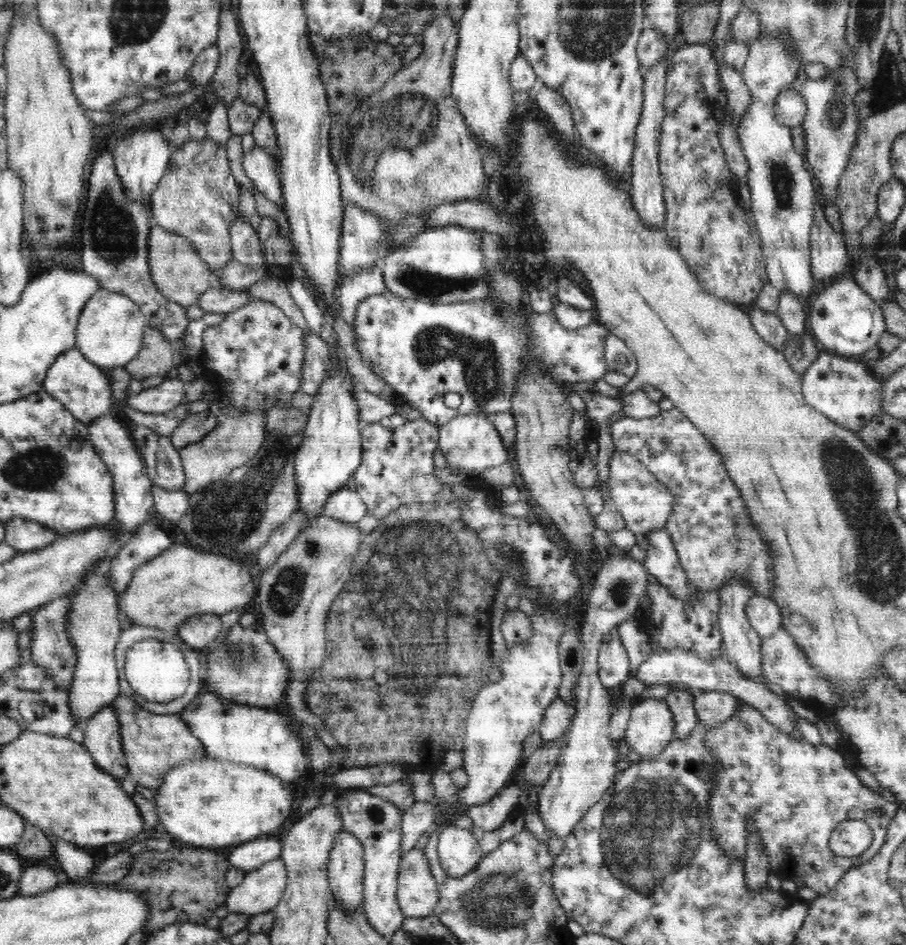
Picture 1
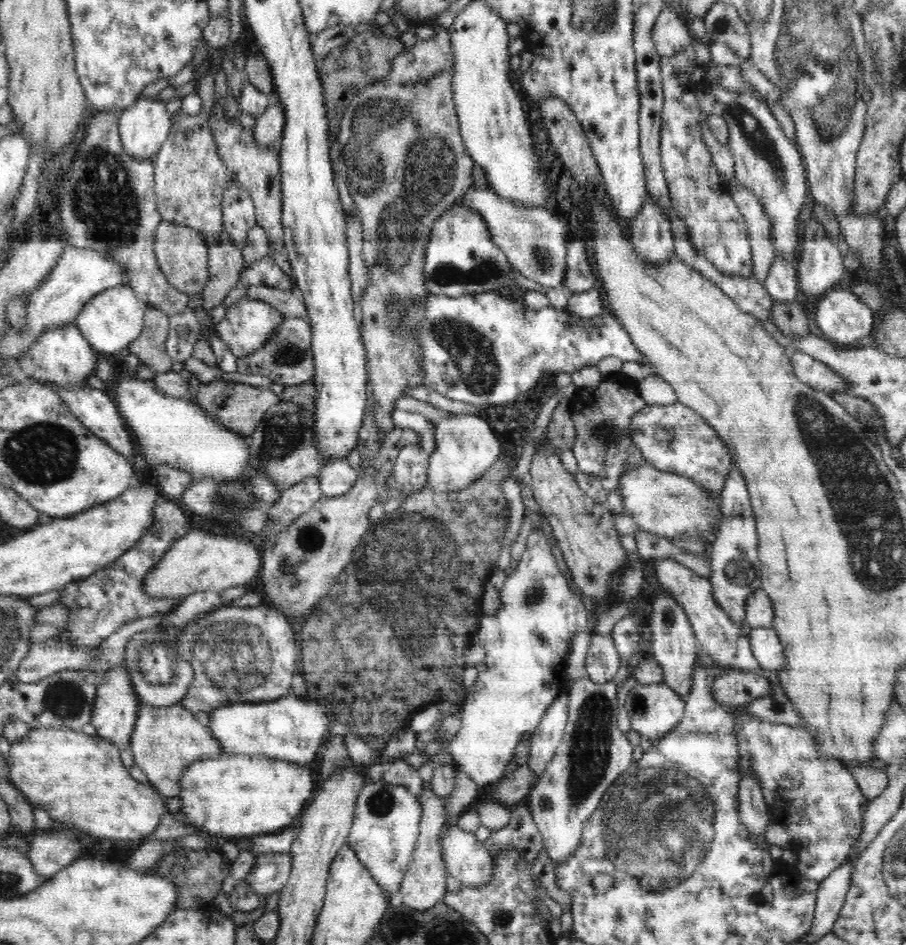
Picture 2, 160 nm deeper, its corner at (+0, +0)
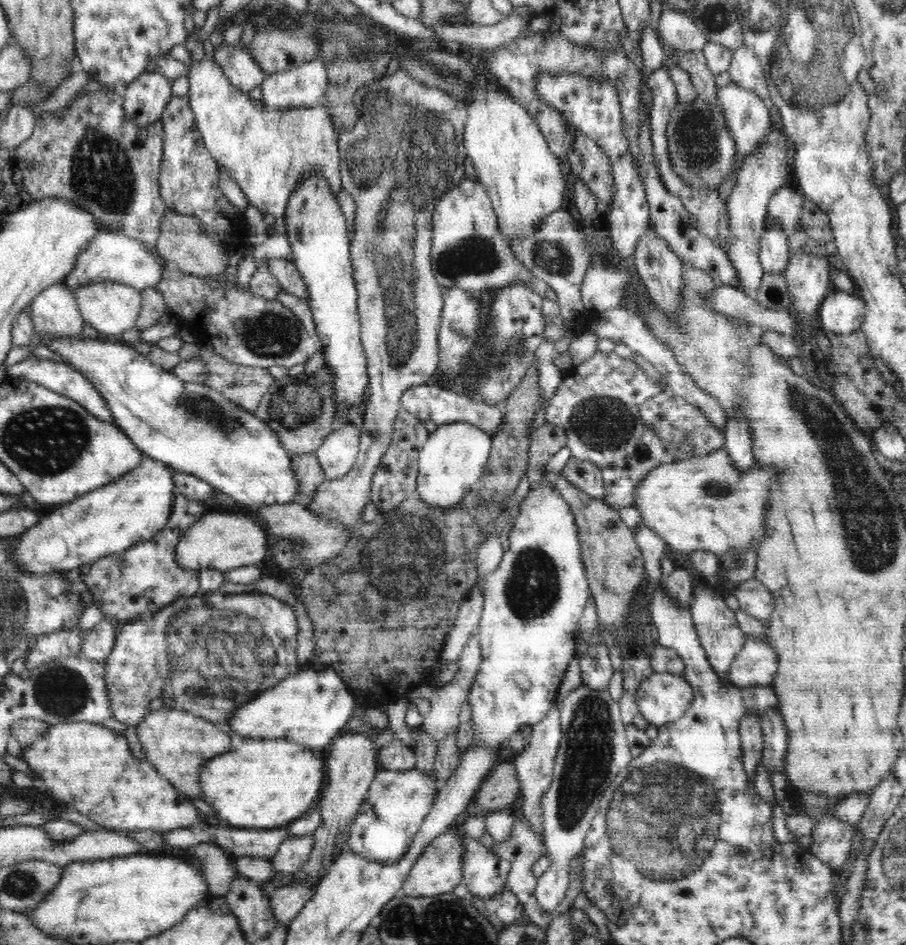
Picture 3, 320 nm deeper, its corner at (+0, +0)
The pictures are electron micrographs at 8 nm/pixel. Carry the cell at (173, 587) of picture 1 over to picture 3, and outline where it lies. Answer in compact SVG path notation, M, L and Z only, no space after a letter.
M210 511L191 524L176 546L176 563L184 569L200 570L212 567L223 573L240 566L254 566L266 558L271 545L262 522L254 515L234 511Z

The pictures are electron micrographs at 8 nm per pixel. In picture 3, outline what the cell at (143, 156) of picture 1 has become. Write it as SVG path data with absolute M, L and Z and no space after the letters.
M159 68L144 71L140 78L131 82L124 92L124 113L134 120L134 125L147 127L158 119L169 103L171 82Z

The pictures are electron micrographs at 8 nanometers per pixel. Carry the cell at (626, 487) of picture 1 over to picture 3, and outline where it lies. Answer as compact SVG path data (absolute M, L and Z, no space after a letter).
M726 447L714 449L711 453L698 455L684 461L662 463L638 486L634 508L638 507L644 526L658 533L674 551L691 553L708 551L718 556L732 548L756 548L766 536L766 500L769 490L779 478L772 465L754 463L741 472L734 467Z

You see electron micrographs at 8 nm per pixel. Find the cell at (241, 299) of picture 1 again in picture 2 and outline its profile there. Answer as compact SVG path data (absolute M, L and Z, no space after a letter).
M252 285L247 290L246 297L270 303L284 317L307 317L307 308L303 301L303 294L297 288L286 291L279 288L272 288L268 285Z

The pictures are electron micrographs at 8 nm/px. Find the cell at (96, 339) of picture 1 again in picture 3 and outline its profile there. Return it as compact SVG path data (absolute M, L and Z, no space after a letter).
M110 281L81 284L75 290L75 297L82 319L91 324L104 339L116 337L134 327L142 302L137 288Z

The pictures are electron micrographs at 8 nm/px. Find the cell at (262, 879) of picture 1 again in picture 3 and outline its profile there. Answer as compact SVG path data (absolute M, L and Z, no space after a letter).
M314 836L288 838L279 847L278 853L270 859L276 874L297 874L309 862L315 846Z

